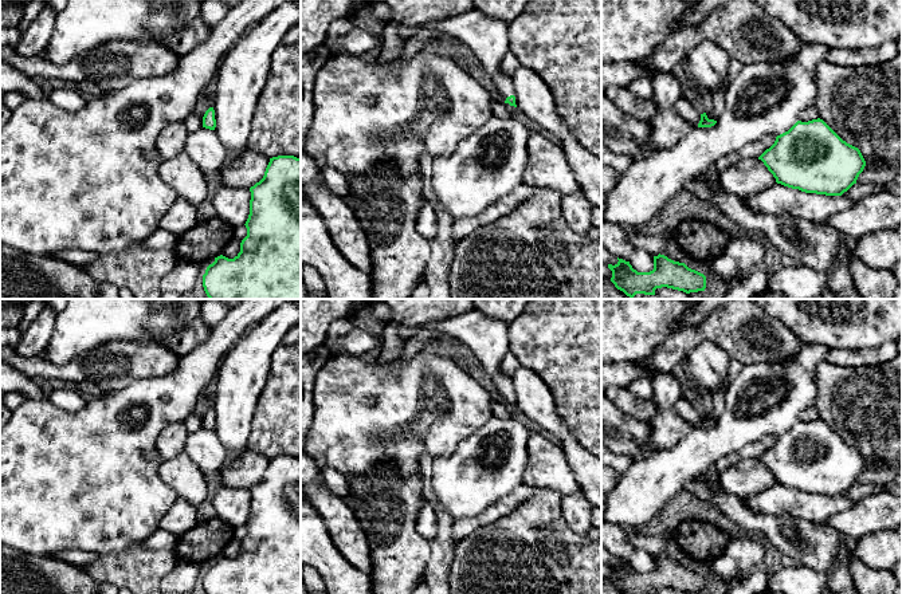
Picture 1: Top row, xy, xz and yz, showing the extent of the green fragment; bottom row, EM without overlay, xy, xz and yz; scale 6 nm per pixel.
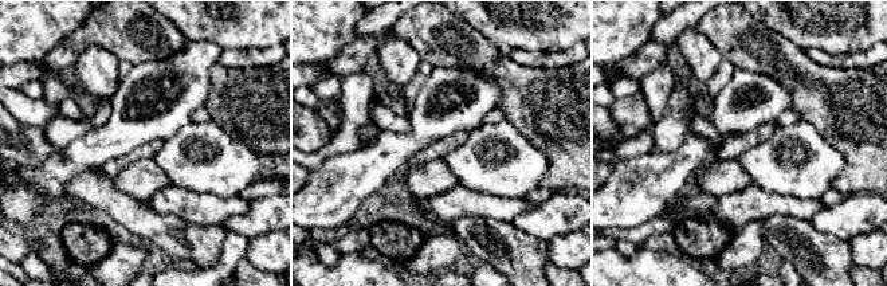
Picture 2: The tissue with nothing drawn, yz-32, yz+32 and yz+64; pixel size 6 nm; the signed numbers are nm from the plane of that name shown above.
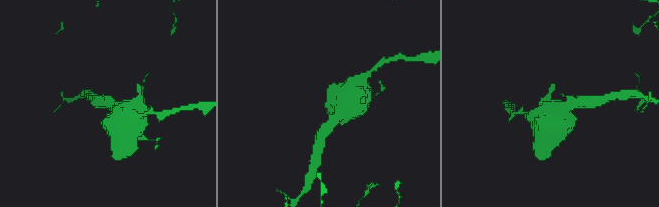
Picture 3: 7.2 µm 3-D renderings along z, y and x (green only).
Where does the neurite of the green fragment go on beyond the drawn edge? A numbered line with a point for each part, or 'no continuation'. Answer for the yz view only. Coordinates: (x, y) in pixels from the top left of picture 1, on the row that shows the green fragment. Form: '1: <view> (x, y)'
1: yz (685, 109)

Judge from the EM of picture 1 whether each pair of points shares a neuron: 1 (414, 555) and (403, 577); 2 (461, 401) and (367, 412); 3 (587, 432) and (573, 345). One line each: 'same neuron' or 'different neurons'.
1: same neuron
2: same neuron
3: same neuron

